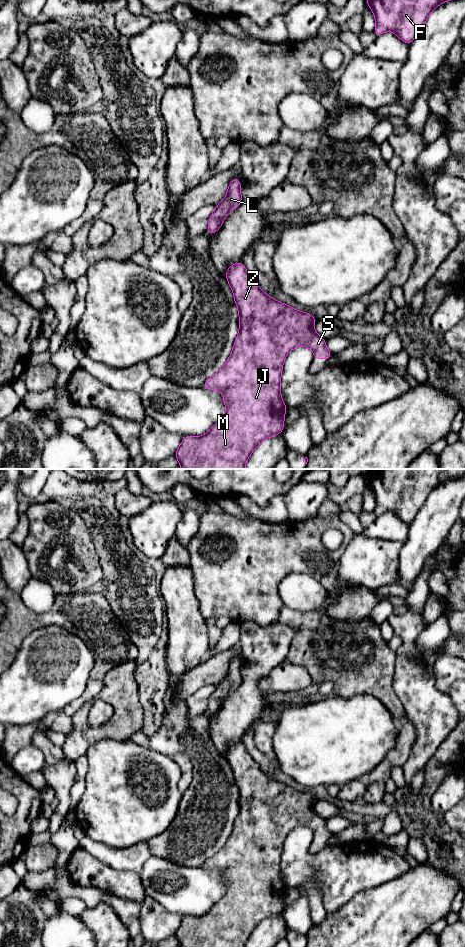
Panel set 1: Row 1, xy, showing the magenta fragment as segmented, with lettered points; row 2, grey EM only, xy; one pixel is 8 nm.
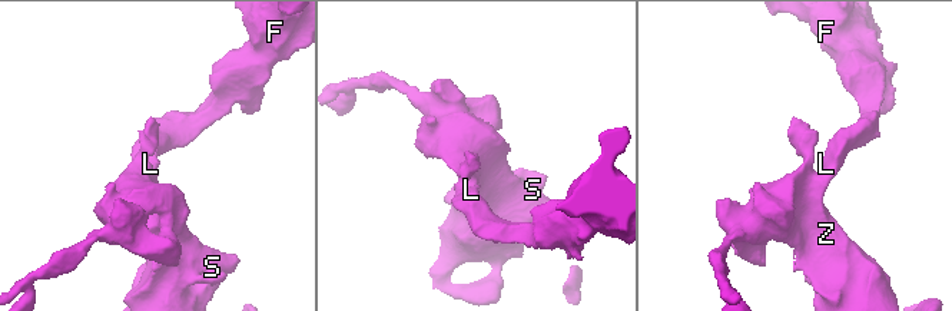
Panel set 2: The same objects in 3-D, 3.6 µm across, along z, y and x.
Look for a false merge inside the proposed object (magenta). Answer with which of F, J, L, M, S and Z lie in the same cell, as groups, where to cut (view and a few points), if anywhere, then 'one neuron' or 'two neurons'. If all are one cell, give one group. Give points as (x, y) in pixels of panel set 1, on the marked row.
F J L M S Z | no cut | one neuron

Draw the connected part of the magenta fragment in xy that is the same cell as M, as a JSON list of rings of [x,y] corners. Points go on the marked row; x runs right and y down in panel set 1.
[[[242,261],[226,271],[227,281],[233,291],[239,311],[239,335],[232,353],[225,365],[203,383],[205,389],[220,390],[226,412],[221,419],[203,436],[186,436],[175,456],[182,469],[245,469],[245,464],[254,449],[265,439],[280,434],[284,429],[284,416],[288,408],[281,398],[281,374],[283,362],[288,353],[297,346],[307,346],[316,359],[328,360],[333,354],[327,349],[325,339],[314,330],[316,318],[309,313],[298,311],[264,293],[248,274]]]

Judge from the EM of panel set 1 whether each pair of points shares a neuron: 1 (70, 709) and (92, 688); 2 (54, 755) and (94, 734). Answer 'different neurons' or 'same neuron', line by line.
1: same neuron
2: different neurons

